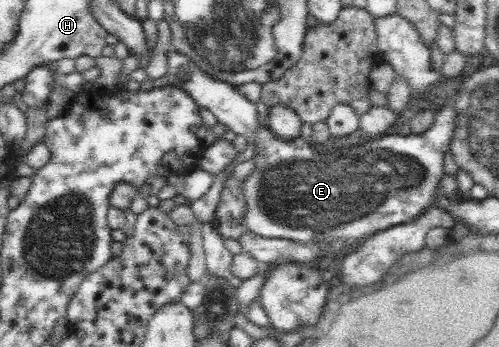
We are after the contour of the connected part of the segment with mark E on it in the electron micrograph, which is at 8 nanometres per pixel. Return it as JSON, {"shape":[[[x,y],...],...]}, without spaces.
{"shape":[[[173,50],[168,51],[168,60],[167,68],[168,72],[166,74],[168,79],[168,84],[182,87],[186,92],[198,103],[198,106],[202,108],[207,108],[216,116],[219,122],[222,122],[224,126],[227,126],[232,132],[236,135],[241,134],[246,139],[254,138],[256,144],[254,159],[254,169],[246,177],[244,181],[244,198],[246,198],[246,208],[245,214],[243,215],[243,224],[245,228],[252,232],[253,234],[258,234],[258,236],[263,238],[282,238],[287,240],[292,240],[294,243],[299,243],[302,245],[312,245],[312,244],[321,244],[325,246],[330,245],[333,241],[342,241],[344,240],[345,247],[348,247],[349,250],[354,250],[359,248],[365,241],[368,241],[375,233],[387,230],[395,225],[412,223],[415,222],[420,215],[424,215],[429,212],[429,209],[432,205],[432,198],[436,194],[436,190],[439,188],[440,180],[445,176],[443,172],[443,162],[444,154],[450,149],[450,141],[454,137],[454,108],[448,108],[444,106],[440,109],[439,113],[436,113],[436,118],[434,118],[434,124],[423,132],[422,134],[410,134],[410,135],[384,135],[378,136],[377,138],[366,138],[364,144],[358,144],[358,146],[352,146],[348,148],[346,152],[342,152],[340,156],[330,156],[330,154],[322,154],[320,150],[328,150],[328,148],[319,148],[314,145],[311,140],[303,138],[302,135],[290,140],[282,139],[282,137],[276,135],[269,125],[264,125],[260,118],[258,118],[258,110],[256,109],[256,103],[253,103],[251,100],[248,100],[238,87],[230,84],[228,81],[217,81],[208,73],[204,72],[189,56],[180,54],[180,52],[174,52]]]}

